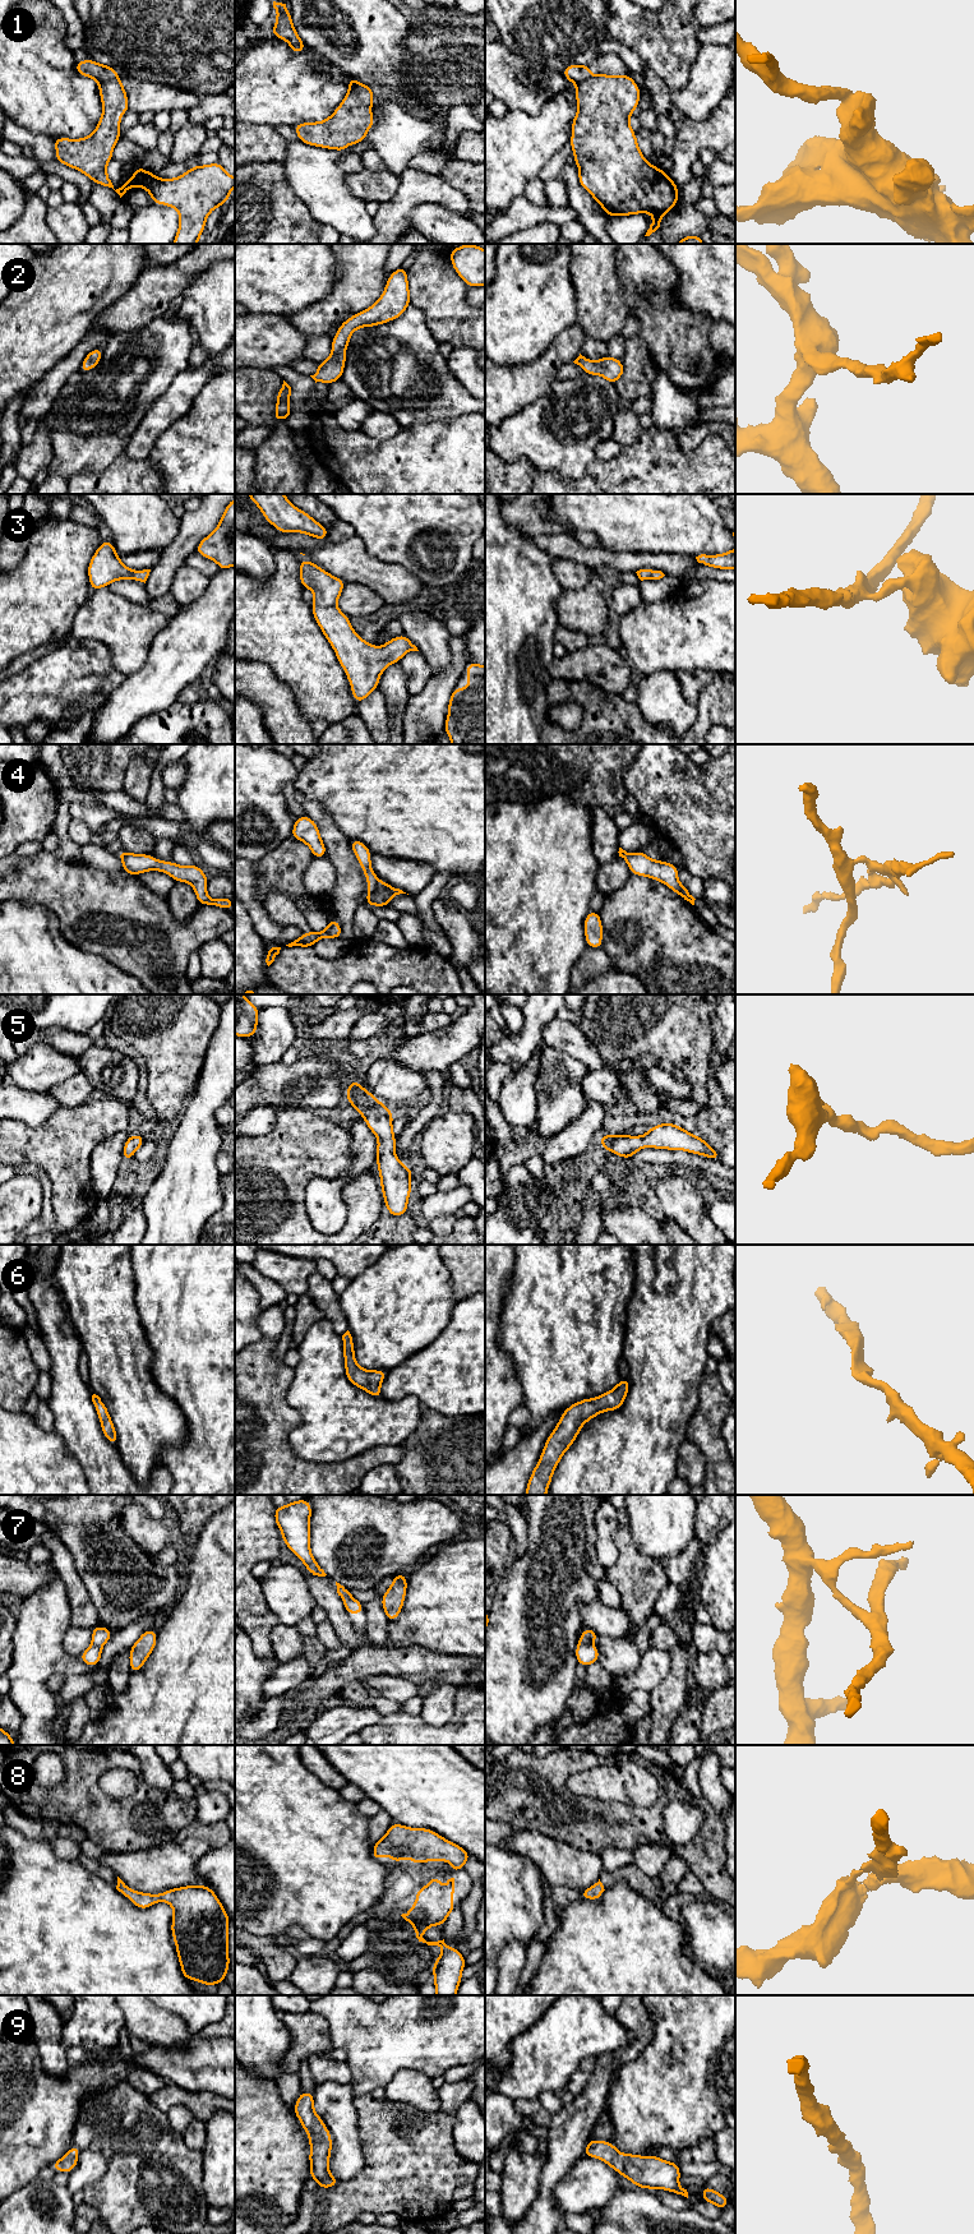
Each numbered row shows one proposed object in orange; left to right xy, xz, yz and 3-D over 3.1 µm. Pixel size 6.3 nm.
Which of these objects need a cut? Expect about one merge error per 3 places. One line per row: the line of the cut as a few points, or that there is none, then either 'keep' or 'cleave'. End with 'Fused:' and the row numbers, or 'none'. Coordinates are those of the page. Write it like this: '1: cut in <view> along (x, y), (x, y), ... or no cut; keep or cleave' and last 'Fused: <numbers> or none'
1: cut in xy along (119, 78), (98, 83); cleave
2: no cut; keep
3: no cut; keep
4: cut in xz along (379, 881), (368, 892); cleave
5: no cut; keep
6: no cut; keep
7: cut in yz along (578, 1642), (590, 1644); cleave
8: no cut; keep
9: no cut; keep
Fused: 1, 4, 7

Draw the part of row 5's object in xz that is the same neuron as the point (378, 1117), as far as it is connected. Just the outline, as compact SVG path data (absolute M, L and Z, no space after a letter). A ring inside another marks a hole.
M351 1080L347 1085L346 1100L364 1117L370 1131L378 1137L375 1164L379 1171L384 1205L389 1214L398 1218L408 1209L412 1171L394 1154L393 1112L364 1089L360 1081Z

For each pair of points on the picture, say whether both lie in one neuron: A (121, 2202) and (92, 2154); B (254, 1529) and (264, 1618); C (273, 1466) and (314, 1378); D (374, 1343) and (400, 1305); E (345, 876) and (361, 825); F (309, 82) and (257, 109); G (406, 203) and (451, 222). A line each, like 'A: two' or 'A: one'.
A: two
B: one
C: two
D: one
E: two
F: one
G: two

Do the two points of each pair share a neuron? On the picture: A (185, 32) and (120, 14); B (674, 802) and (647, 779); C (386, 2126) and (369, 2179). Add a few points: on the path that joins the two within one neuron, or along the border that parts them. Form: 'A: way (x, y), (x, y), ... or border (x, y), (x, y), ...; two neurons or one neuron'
A: way (169, 15), (137, 14); one neuron
B: way (668, 795), (654, 781); one neuron
C: way (386, 2138), (386, 2163), (382, 2166); one neuron

